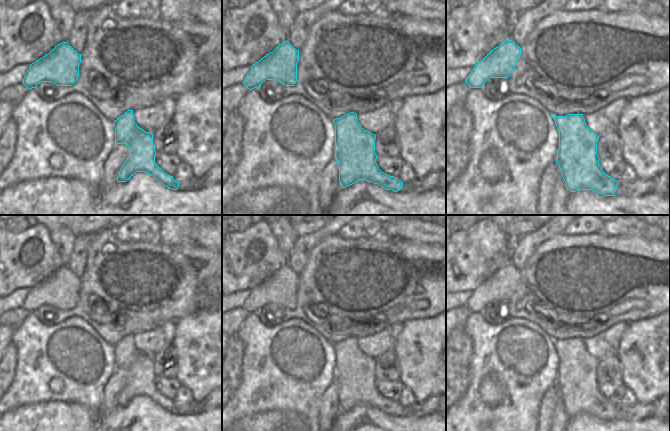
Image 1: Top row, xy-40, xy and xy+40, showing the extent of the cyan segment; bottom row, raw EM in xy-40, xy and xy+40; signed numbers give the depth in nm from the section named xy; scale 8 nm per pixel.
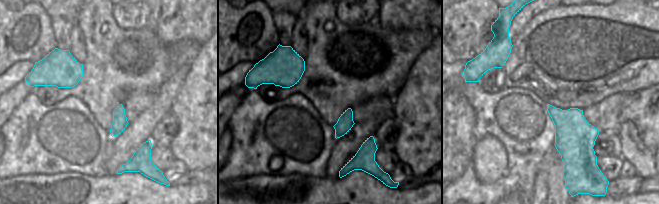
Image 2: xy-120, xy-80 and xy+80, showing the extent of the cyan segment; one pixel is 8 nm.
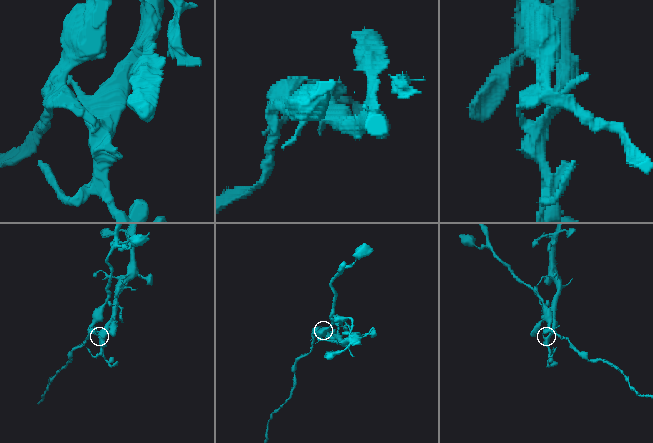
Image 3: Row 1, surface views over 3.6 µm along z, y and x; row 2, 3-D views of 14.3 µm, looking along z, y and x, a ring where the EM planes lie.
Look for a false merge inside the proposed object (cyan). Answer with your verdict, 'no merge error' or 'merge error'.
merge error

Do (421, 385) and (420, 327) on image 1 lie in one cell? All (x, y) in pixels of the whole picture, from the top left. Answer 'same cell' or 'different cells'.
same cell

